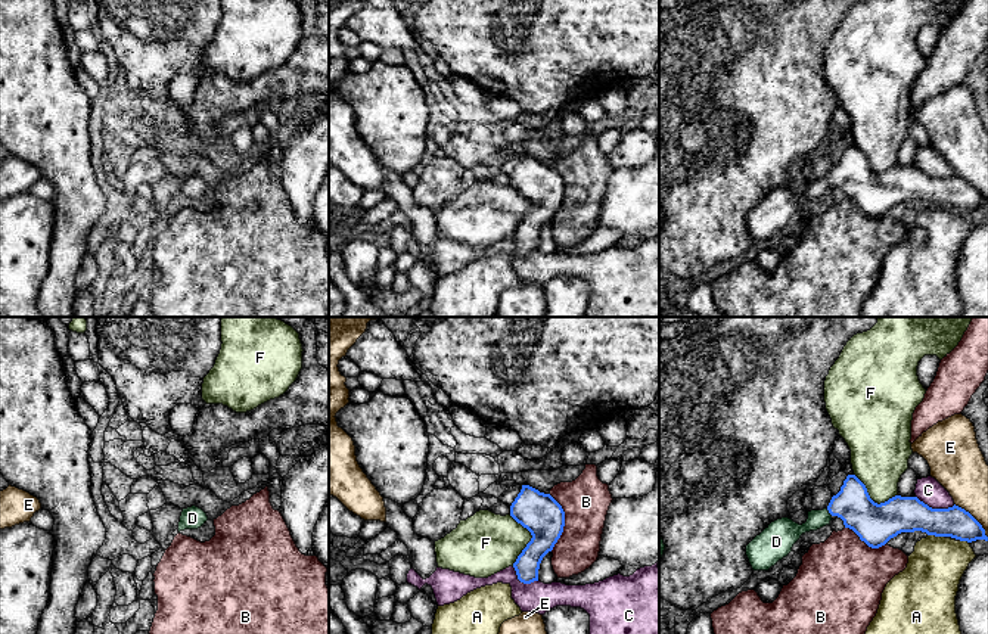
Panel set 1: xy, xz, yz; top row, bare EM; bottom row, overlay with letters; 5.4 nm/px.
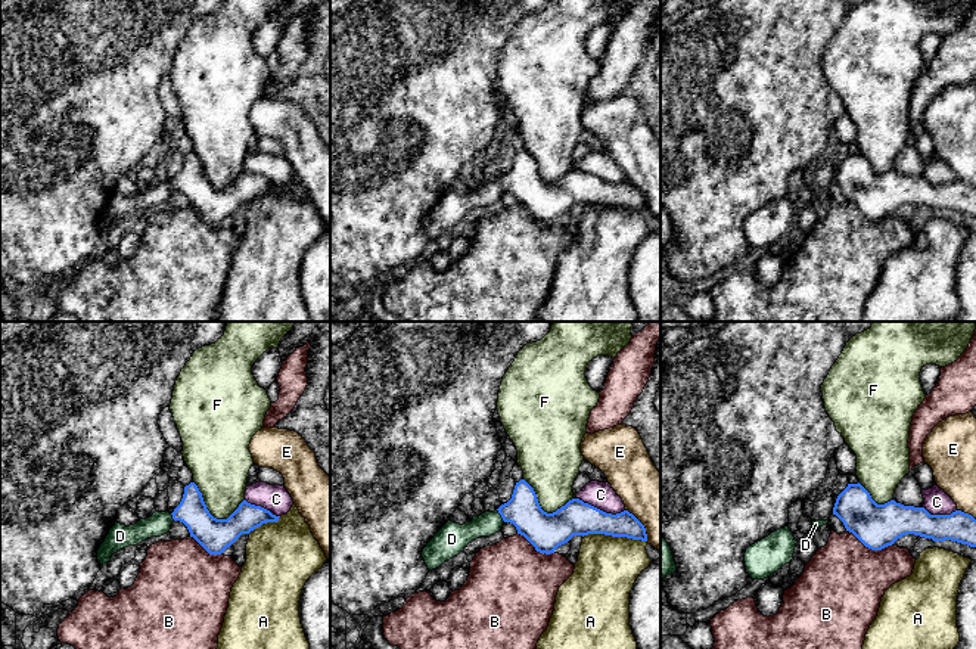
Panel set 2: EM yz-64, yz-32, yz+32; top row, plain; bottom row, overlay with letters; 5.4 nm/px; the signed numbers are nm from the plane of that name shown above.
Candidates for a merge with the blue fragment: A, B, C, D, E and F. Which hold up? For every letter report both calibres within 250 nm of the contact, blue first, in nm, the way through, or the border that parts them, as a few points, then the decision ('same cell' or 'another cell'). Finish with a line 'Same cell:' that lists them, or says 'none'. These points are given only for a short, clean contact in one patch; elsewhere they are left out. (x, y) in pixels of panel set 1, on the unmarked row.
A: 200/300 nm | along yz (928, 204), (944, 207) | another cell
B: 220/260 nm | another cell
C: 200/140 nm | another cell
D: 220/130 nm | across yz (872, 192), (857, 180), (829, 182), (801, 199), (788, 201) | same cell
E: 170/260 nm | along yz (954, 173), (963, 177), (981, 195), (987, 207) | another cell
F: 220/340 nm | another cell
Same cell: D

